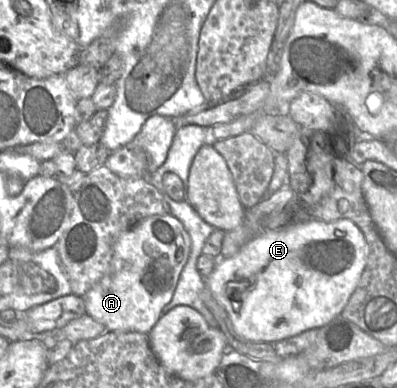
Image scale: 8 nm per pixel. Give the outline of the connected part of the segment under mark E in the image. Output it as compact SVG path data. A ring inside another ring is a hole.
M299 215L295 220L262 230L229 258L217 259L205 287L227 314L236 334L251 342L273 344L319 329L339 316L359 284L368 258L362 231L349 219L333 222Z

